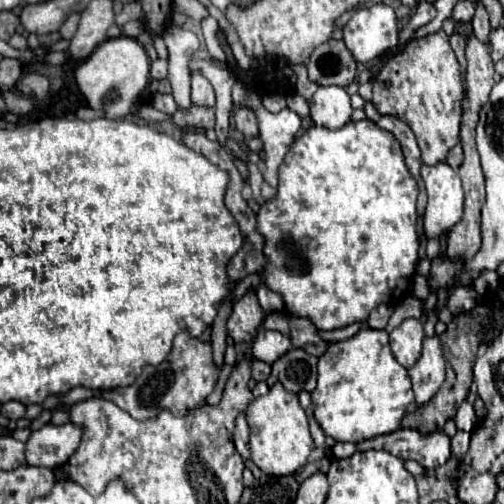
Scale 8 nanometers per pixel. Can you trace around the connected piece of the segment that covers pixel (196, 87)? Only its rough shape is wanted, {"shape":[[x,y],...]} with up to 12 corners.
{"shape":[[200,73],[192,75],[192,105],[214,107],[214,89]]}

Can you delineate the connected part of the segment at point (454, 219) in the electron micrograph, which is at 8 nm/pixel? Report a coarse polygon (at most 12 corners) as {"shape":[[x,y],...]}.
{"shape":[[448,163],[420,169],[428,203],[426,237],[450,231],[464,209]]}

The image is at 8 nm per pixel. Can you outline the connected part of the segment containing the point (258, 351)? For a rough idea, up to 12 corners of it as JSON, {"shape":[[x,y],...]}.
{"shape":[[258,329],[254,359],[274,363],[292,343],[278,331]]}

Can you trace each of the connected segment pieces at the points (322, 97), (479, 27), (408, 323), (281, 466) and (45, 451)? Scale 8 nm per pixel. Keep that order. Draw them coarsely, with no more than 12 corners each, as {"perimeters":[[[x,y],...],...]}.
{"perimeters":[[[318,87],[310,117],[320,127],[352,119],[344,87]],[[476,3],[472,19],[474,35],[480,41],[488,41],[490,21],[488,11]],[[404,319],[390,333],[398,363],[410,369],[420,353],[420,319]],[[276,383],[248,407],[250,459],[294,475],[314,447],[298,395]],[[72,423],[44,425],[26,441],[26,463],[66,463],[82,439]]]}

